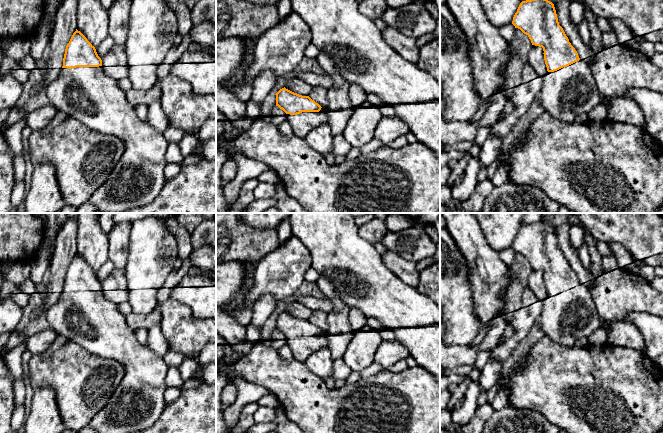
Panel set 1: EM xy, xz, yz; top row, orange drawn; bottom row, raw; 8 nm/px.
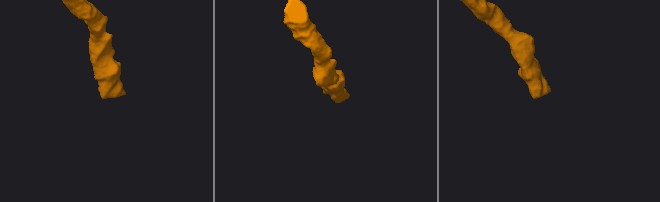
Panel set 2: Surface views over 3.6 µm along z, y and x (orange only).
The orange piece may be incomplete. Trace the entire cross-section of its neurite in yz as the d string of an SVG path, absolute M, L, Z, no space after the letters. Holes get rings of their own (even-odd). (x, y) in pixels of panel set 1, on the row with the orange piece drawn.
M548 0L522 1L513 17L512 24L531 40L532 45L543 48L548 73L543 76L540 104L554 118L574 123L575 118L589 113L602 99L591 69L578 56L559 25L554 4Z

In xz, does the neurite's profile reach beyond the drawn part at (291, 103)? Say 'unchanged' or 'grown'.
grown

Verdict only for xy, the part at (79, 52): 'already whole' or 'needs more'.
needs more

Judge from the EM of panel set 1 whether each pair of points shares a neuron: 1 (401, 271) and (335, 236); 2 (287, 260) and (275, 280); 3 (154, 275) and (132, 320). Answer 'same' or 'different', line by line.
1: different
2: same
3: different

